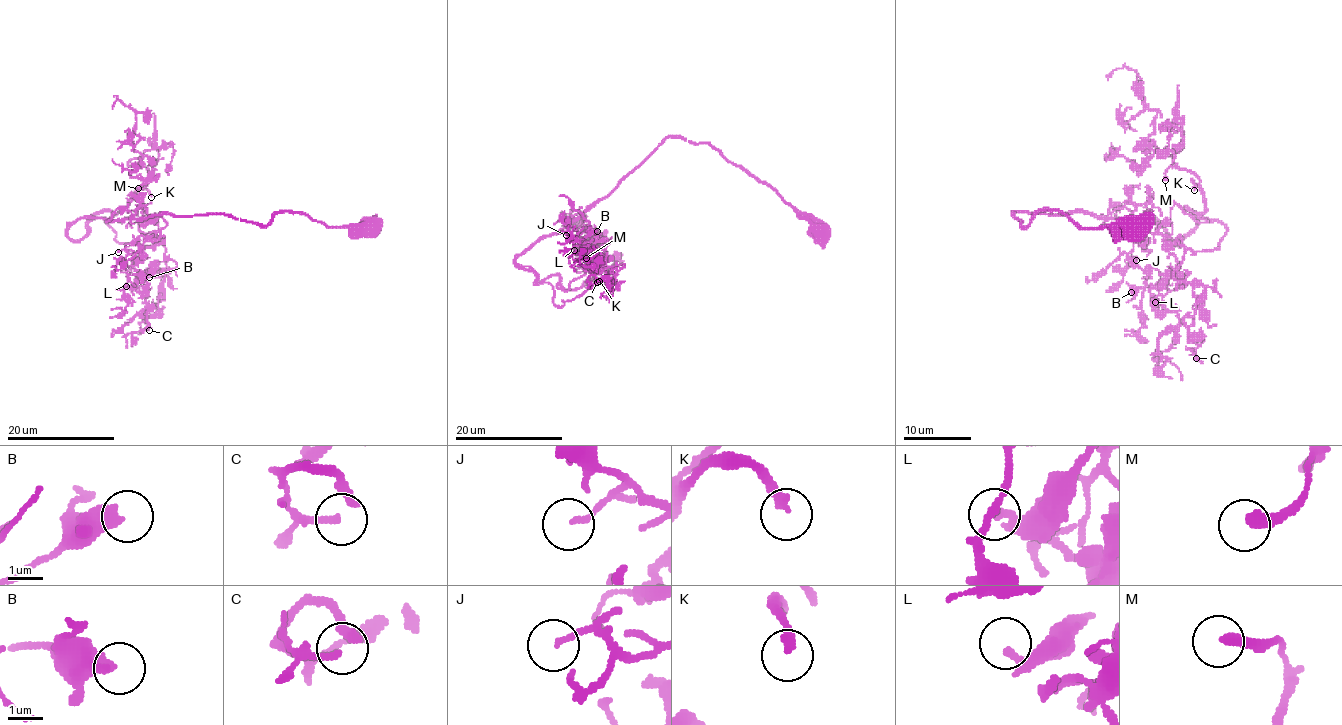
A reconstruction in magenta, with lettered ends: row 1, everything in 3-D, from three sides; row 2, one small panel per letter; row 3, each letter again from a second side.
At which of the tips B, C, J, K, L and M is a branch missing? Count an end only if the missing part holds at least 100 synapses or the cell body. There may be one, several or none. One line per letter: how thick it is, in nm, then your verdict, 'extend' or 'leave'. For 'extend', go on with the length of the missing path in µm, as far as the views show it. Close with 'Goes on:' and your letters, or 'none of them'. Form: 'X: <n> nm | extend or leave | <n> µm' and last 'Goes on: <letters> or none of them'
B: 440 nm | leave
C: 180 nm | leave
J: 130 nm | leave
K: 240 nm | extend | 45 µm
L: 280 nm | leave
M: 300 nm | leave
Goes on: K

